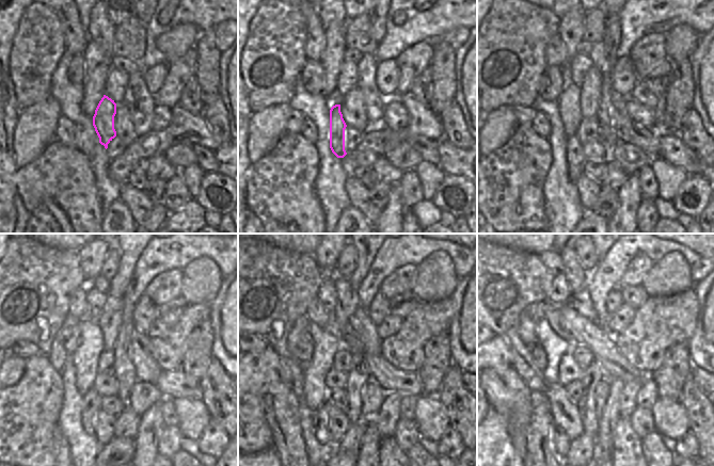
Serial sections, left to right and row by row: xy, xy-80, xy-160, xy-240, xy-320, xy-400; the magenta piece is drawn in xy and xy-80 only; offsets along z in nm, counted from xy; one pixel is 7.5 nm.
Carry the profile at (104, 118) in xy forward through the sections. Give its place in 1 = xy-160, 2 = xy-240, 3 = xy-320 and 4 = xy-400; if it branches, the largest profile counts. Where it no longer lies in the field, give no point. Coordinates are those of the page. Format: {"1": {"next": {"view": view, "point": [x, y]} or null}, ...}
{"1": {"next": {"view": "xy-160", "point": [575, 158]}}, "2": {"next": {"view": "xy-240", "point": [92, 400]}}, "3": {"next": {"view": "xy-320", "point": [320, 418]}}, "4": {"next": {"view": "xy-400", "point": [560, 443]}}}

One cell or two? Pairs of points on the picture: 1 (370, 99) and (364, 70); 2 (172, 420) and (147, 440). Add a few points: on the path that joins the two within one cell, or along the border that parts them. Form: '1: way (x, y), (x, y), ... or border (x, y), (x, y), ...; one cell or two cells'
1: way (370, 92), (366, 78); one cell
2: border (160, 402), (160, 414), (165, 426); two cells

